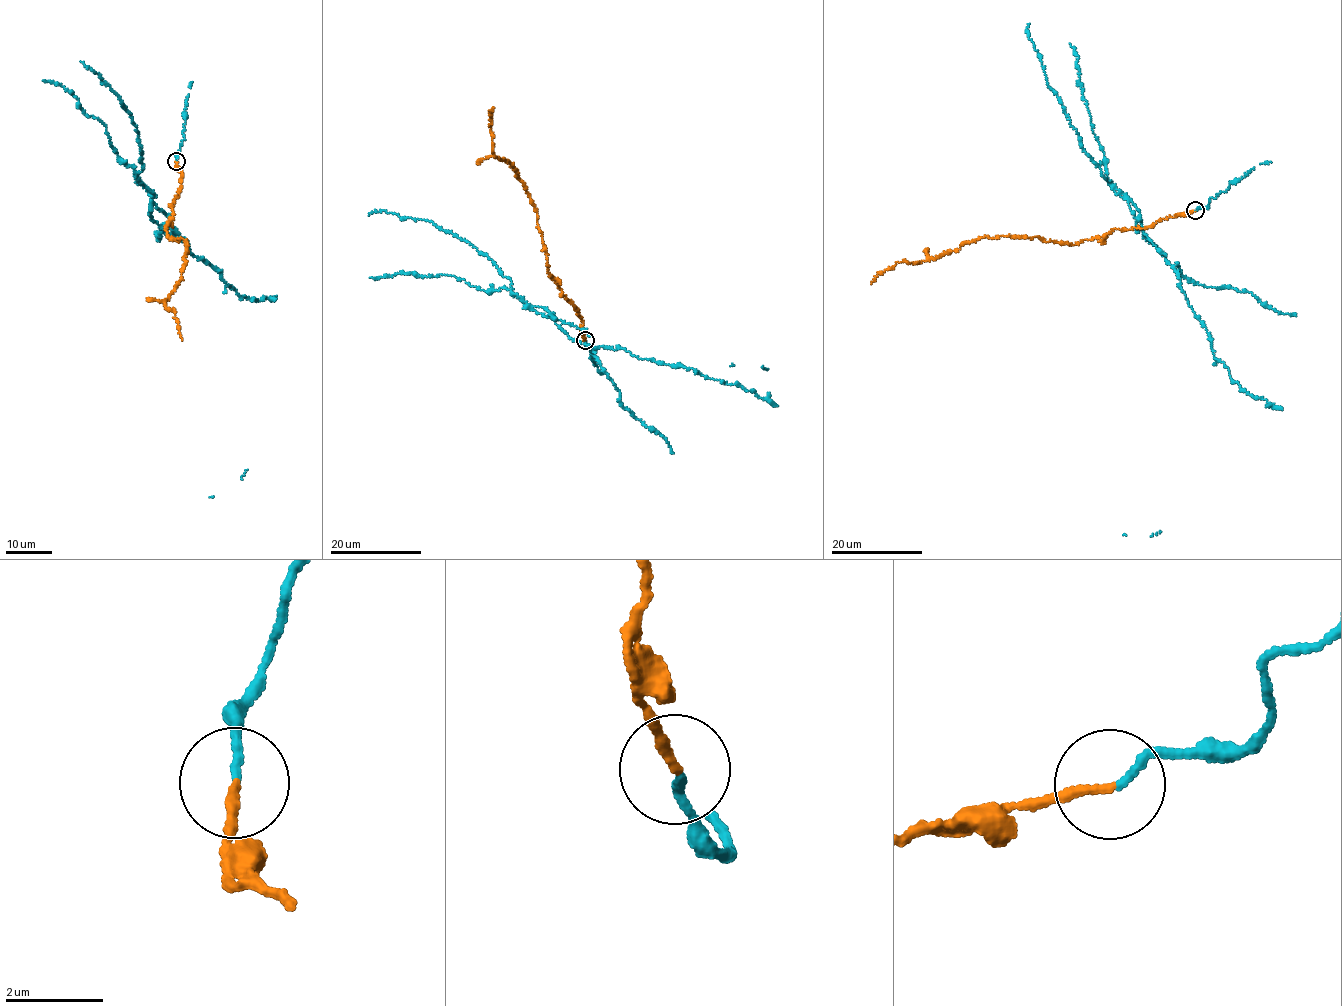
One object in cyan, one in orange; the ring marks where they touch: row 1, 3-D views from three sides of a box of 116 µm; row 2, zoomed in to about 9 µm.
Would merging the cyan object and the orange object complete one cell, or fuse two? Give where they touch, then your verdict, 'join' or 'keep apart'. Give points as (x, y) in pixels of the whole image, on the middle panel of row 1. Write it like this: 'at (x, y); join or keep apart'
at (585, 340); join

